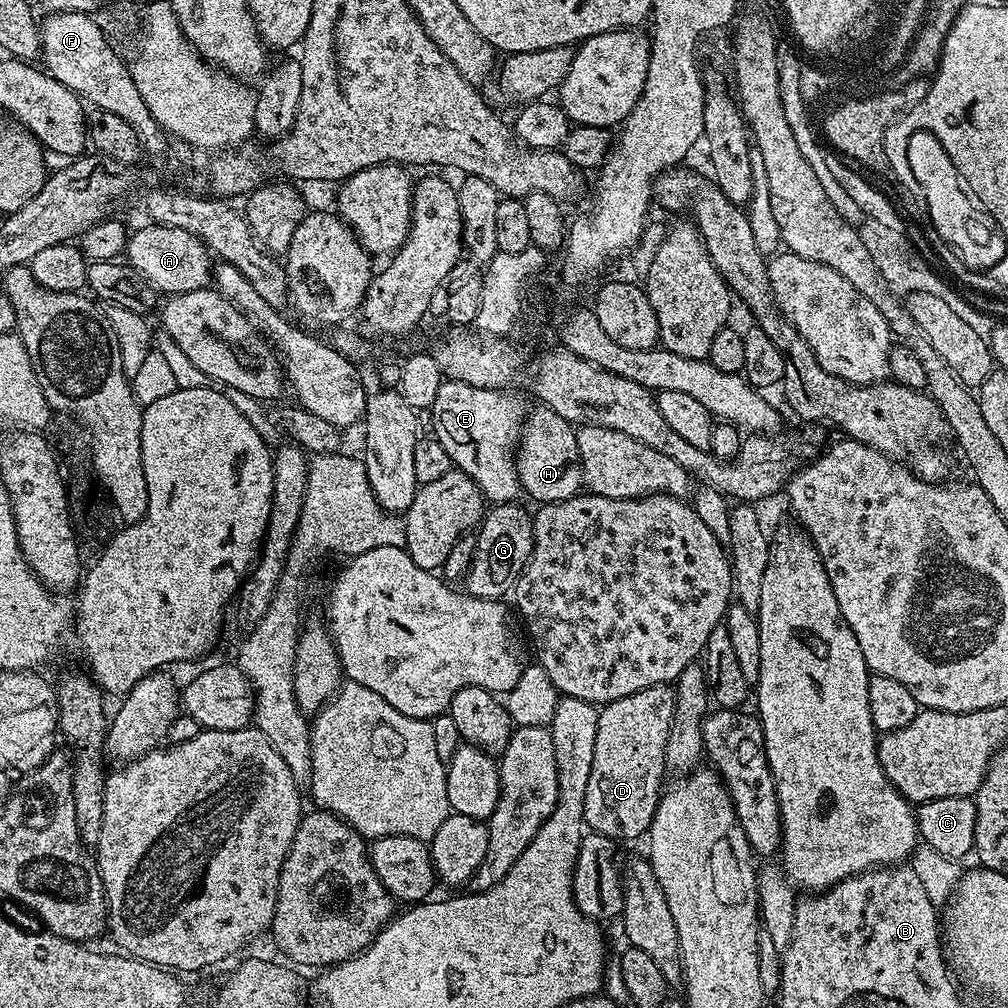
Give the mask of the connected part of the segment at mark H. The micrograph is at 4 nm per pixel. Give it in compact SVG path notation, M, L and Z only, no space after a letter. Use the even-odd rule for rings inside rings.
M543 406L529 411L520 428L520 443L516 446L516 476L520 479L523 495L533 496L540 504L553 504L559 500L569 500L572 496L581 495L584 484L584 472L580 469L580 455L576 441L577 429L566 418L554 414L554 410Z

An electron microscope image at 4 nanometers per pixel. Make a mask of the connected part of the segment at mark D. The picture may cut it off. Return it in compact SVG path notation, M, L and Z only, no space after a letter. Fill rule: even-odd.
M659 684L646 690L638 690L626 698L618 698L599 709L598 734L594 734L594 766L590 766L590 782L586 782L584 799L584 823L597 836L608 836L614 842L636 840L652 827L652 819L662 795L660 783L666 777L664 755L666 738L670 734L670 722L676 701L675 687Z

